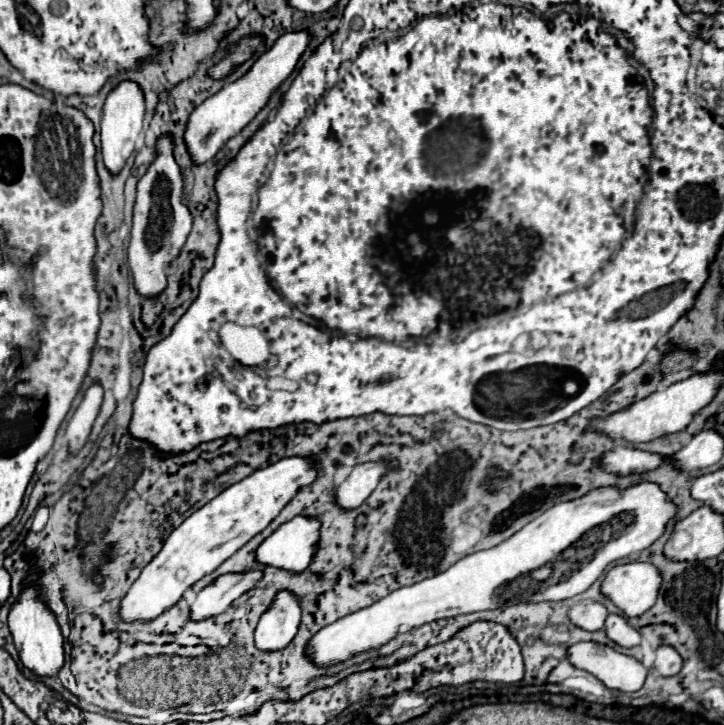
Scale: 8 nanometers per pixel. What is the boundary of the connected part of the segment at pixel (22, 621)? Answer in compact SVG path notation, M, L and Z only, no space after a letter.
M28 584L22 590L20 600L12 606L10 616L8 616L8 624L10 624L10 632L14 636L14 646L18 650L22 664L28 670L32 670L36 676L42 676L42 678L48 676L50 678L50 676L56 676L64 666L62 634L60 634L60 628L58 628L54 614L48 610L46 602L42 602L38 596L40 596L38 586Z

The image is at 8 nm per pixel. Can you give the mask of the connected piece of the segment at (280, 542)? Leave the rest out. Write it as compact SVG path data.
M294 516L292 520L280 524L258 548L256 548L256 562L262 566L274 566L288 572L304 572L318 552L320 546L320 526L322 522L316 516Z

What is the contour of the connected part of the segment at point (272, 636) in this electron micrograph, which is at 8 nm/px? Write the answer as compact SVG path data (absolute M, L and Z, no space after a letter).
M286 590L278 592L272 606L262 614L256 626L254 634L256 648L262 652L274 652L286 648L294 640L298 624L300 624L298 600Z

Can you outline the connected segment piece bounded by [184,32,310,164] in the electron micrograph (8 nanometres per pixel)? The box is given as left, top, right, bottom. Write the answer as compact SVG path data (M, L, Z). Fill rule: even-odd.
M288 32L284 36L280 36L276 40L276 44L264 52L256 62L254 66L250 68L250 72L224 86L220 92L216 92L214 96L210 96L208 100L204 100L190 116L188 120L188 130L184 134L186 138L186 146L188 146L188 152L192 156L192 160L196 164L204 164L204 162L210 162L218 150L224 146L224 142L232 136L236 136L262 108L264 104L268 102L268 98L272 96L272 92L292 74L292 70L296 68L302 52L306 50L308 46L308 34L306 32Z

